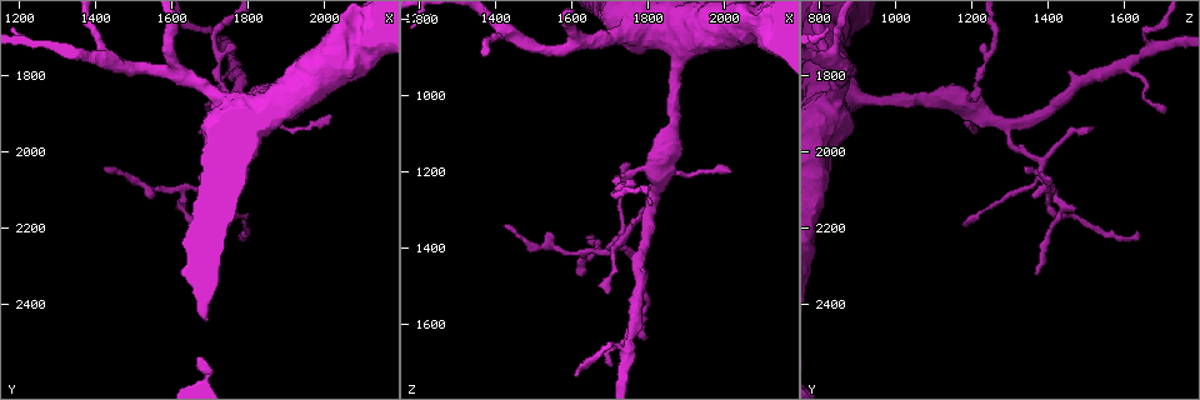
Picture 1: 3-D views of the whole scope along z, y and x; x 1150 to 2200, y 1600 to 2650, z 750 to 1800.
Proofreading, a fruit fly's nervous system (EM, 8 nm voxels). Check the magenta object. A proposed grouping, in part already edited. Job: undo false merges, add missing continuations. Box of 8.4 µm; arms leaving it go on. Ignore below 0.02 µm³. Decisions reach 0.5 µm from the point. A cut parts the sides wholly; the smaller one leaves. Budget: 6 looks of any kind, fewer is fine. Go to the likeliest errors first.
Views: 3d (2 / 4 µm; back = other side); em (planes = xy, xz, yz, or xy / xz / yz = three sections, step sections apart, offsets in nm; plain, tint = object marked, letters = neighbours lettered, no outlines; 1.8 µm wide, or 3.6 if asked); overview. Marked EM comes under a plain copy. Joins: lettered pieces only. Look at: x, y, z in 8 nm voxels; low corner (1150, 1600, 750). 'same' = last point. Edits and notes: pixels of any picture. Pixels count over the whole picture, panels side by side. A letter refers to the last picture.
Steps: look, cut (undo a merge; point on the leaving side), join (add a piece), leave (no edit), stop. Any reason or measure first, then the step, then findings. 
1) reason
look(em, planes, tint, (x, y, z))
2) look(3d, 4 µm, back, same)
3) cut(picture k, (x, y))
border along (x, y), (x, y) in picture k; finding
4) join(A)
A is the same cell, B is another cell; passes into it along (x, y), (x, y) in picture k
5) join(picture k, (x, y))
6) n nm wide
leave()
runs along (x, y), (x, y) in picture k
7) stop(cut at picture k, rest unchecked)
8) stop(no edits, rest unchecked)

an open end
look(em, planes, letters, (1705, 1890, 1715))

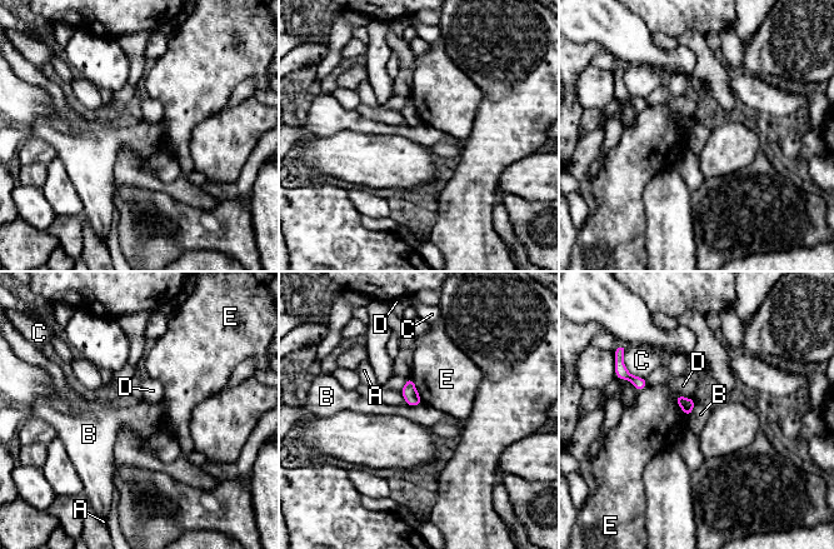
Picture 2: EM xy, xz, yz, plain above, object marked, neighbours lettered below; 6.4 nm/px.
leave()
A, B, C, D and E are other cells; none of them fits

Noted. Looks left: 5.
an open end
look(em, planes, letters, (1795, 2230, 1640))

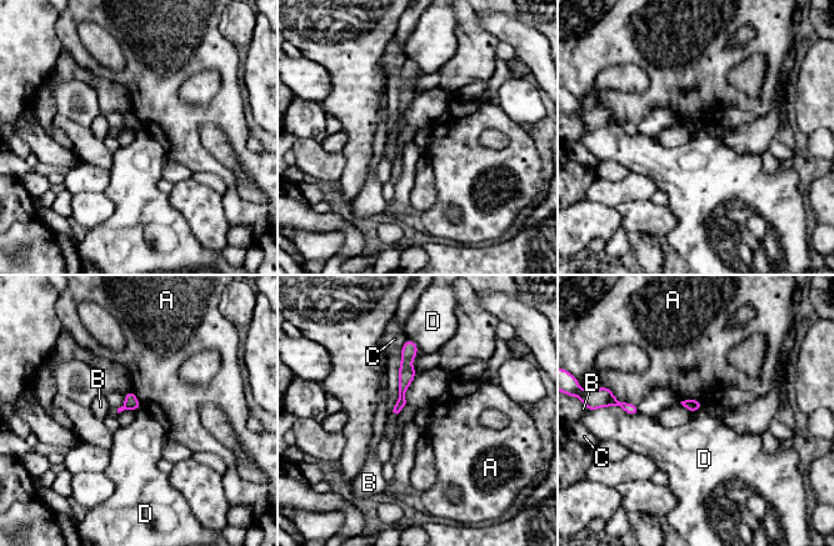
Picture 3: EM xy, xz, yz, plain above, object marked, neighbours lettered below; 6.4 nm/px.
70 nm wide
leave()
A, B, C and D are other cells; border along (406, 337), (418, 349), (414, 369) in picture 3; no lettered piece goes on from it

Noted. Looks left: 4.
tapers out
look(em, xz, step 4, letters, (1760, 1710, 1235))

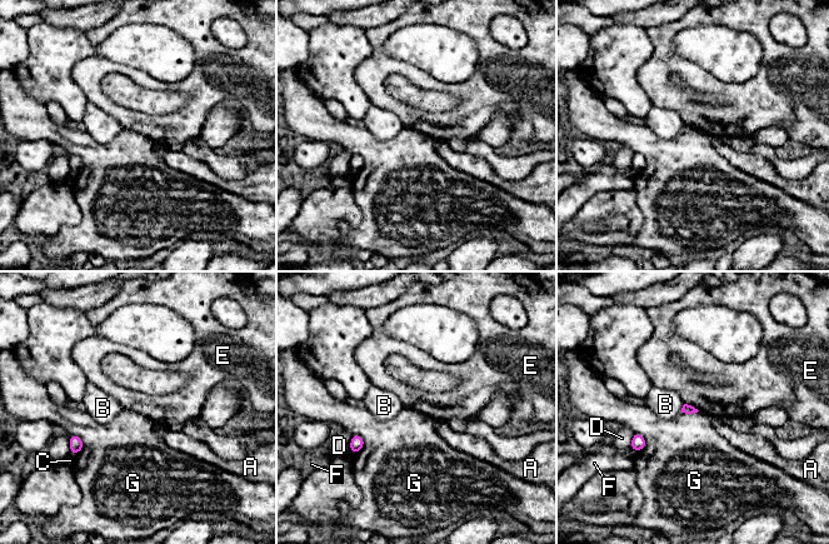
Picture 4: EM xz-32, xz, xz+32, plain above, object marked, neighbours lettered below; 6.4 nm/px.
another direction
look(em, planes, letters, same)

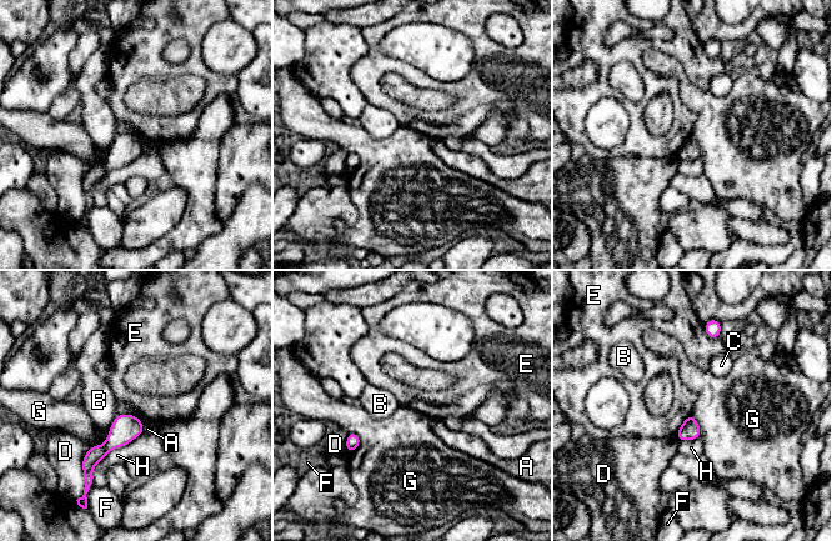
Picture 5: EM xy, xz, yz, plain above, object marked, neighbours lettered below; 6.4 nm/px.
H touches over 420 nm
leave()
A, B, C, D, E, F, G and H are other cells; border along (692, 414), (701, 436) in picture 5; none of them fits

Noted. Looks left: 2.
stop(no edits, rest unchecked)

